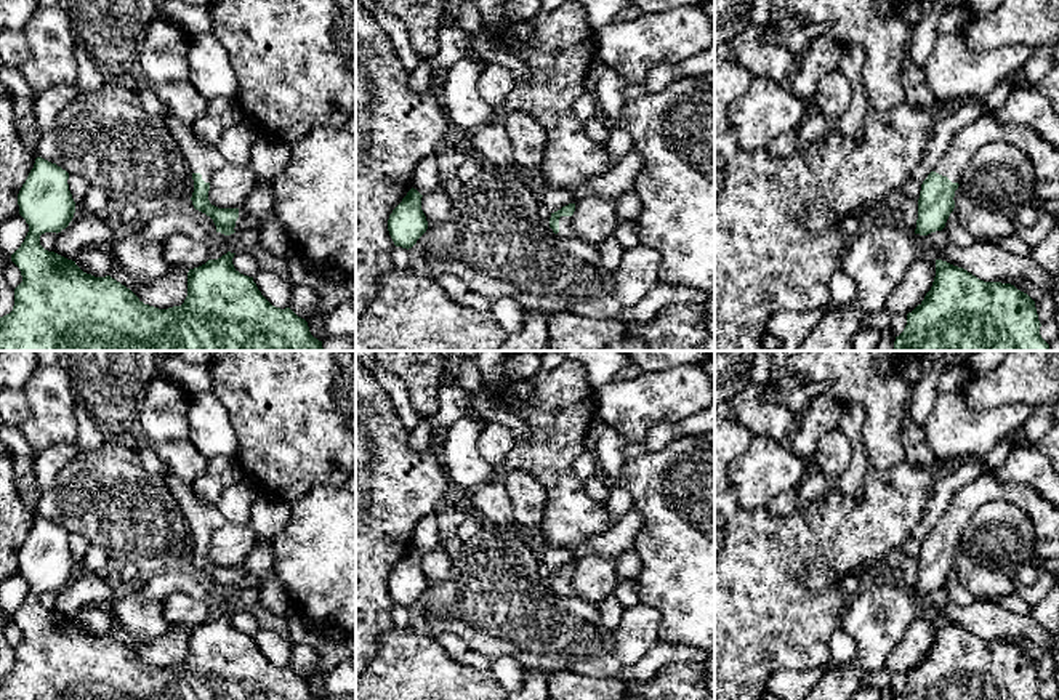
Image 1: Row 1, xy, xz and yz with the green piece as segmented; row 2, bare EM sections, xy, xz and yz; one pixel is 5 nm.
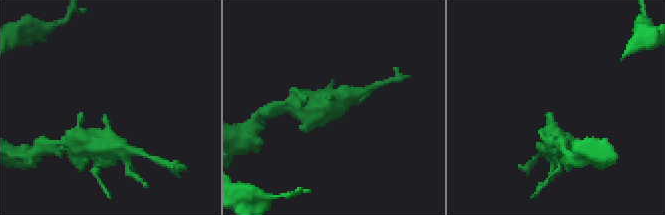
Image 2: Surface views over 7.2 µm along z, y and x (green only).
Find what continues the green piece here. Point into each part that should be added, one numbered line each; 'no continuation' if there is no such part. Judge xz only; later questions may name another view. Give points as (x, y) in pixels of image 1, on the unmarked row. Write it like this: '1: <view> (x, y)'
1: xz (566, 590)

